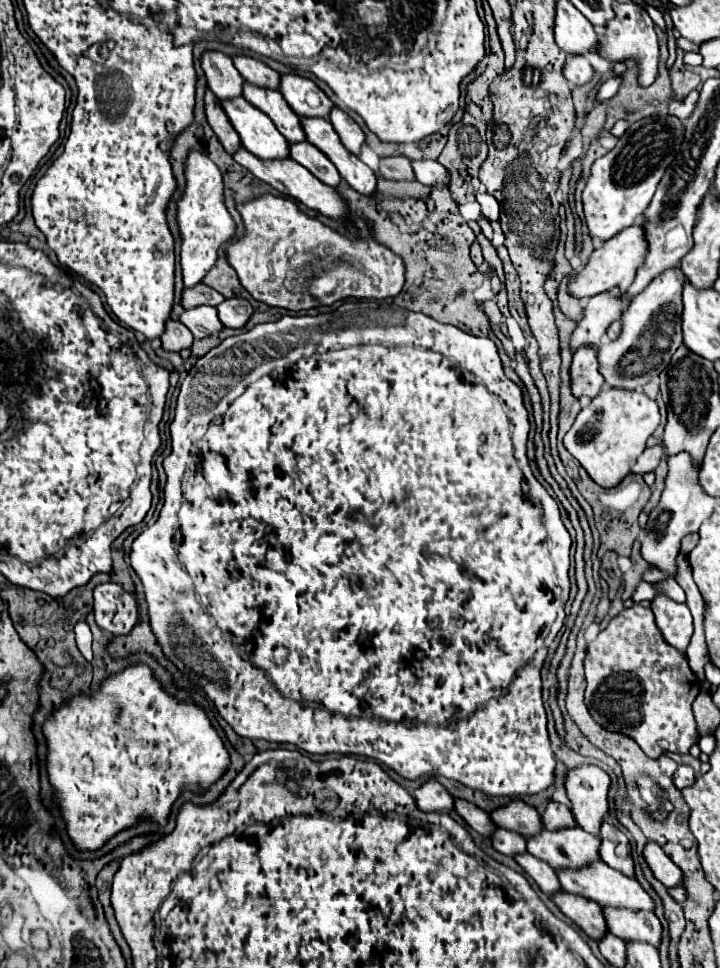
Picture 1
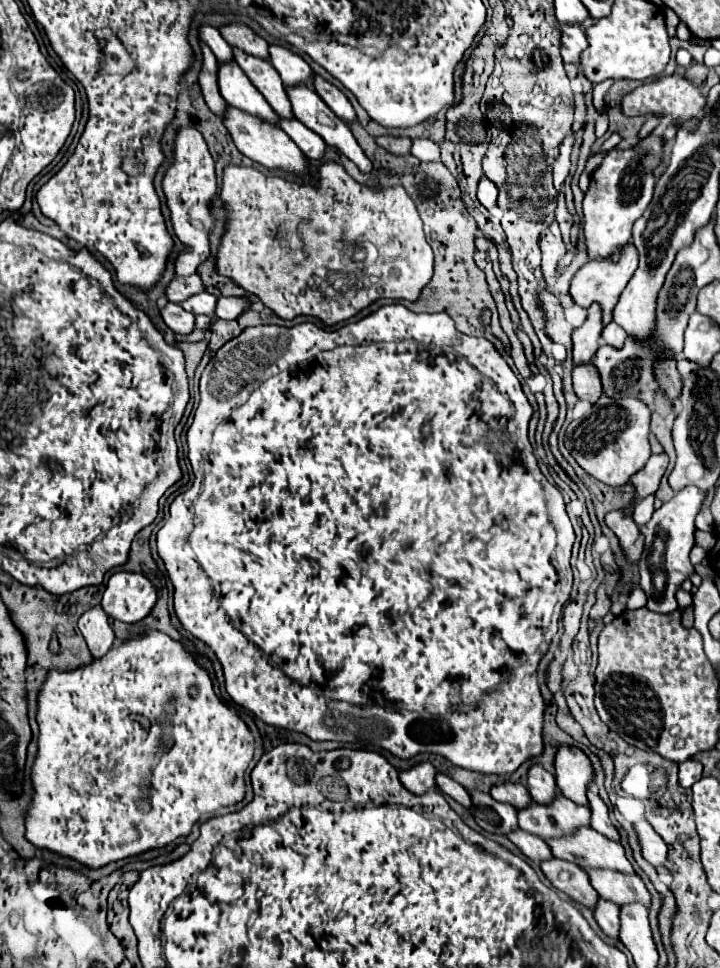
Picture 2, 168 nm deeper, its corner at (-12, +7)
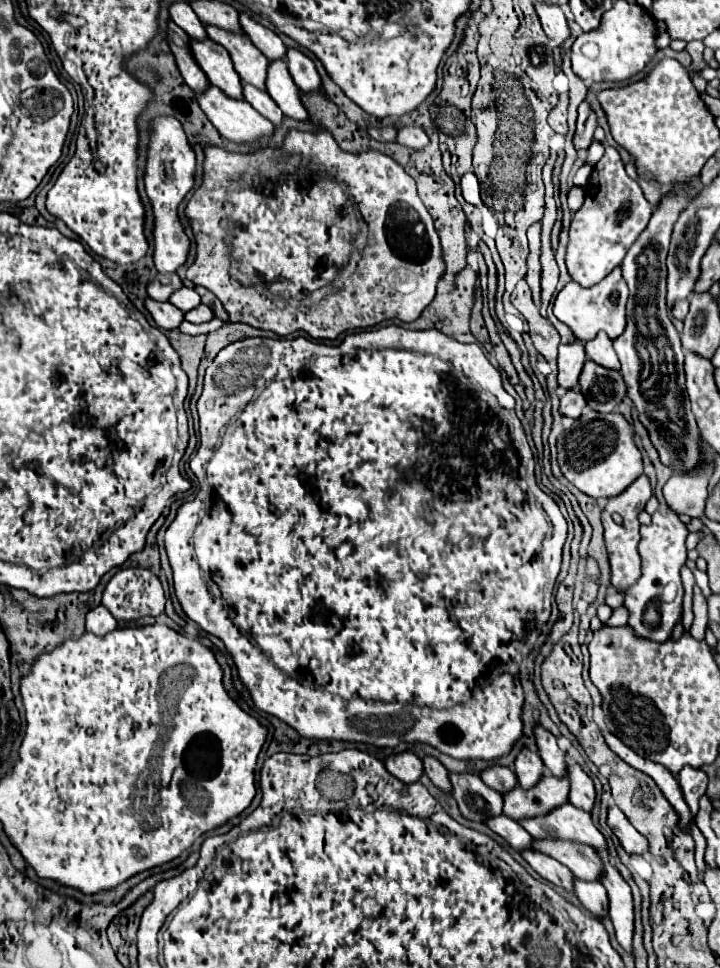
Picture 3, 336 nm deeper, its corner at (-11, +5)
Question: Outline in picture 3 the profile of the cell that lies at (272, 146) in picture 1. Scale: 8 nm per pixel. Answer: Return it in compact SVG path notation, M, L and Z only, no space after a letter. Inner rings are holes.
M191 39L191 51L199 67L211 81L211 85L219 87L225 95L231 95L231 99L243 99L243 81L239 79L231 63L231 57L221 45L217 45L211 39L205 41Z

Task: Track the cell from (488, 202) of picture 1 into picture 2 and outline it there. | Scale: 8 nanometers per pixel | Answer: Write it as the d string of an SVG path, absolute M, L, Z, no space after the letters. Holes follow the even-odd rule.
M482 177L482 181L478 181L478 189L476 189L476 197L478 197L478 201L482 201L482 205L486 207L486 209L490 209L490 207L496 207L496 197L498 197L498 189L496 189L496 185L492 183L492 181L488 181L486 177Z

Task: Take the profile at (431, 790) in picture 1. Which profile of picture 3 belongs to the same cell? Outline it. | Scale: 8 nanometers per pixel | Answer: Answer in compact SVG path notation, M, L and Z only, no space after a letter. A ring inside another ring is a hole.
M409 751L385 759L385 767L393 777L397 777L405 785L419 781L419 777L423 775L423 761Z

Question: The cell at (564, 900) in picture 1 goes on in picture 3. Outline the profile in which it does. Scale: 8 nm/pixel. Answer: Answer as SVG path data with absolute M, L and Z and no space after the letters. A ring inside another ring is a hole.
M525 851L525 853L521 853L525 859L527 859L527 863L543 877L543 879L547 879L549 883L553 883L553 885L557 885L557 887L563 887L565 891L569 891L569 893L573 893L575 891L575 875L565 867L565 865L561 865L559 861L555 861L555 859L551 859L549 855L543 855L543 853L539 853L539 851Z

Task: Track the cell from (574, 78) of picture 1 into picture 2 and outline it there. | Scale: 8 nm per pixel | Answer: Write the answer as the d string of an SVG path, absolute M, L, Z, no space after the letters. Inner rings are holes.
M562 25L560 31L560 55L564 59L564 63L574 63L578 65L580 53L588 47L586 35L582 31L582 27L578 25Z

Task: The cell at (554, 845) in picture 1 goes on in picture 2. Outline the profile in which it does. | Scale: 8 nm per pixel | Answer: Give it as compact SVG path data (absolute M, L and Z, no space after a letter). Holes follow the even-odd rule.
M556 793L556 801L552 801L552 805L534 803L518 809L518 827L542 839L568 835L580 825L590 825L590 809L568 801L562 793Z

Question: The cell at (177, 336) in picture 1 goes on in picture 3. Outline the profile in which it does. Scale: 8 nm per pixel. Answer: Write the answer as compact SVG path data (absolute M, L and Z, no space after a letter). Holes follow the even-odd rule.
M147 299L145 307L153 315L153 319L155 319L155 323L157 323L159 329L179 329L181 321L185 319L185 313L179 311L171 303L159 303L155 299Z

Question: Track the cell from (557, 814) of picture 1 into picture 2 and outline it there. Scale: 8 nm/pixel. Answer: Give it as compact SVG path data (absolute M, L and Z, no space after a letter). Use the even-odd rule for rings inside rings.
M538 763L530 765L530 769L528 769L526 787L528 787L528 793L530 793L532 801L536 801L536 803L548 805L556 795L556 779L554 779L554 775L548 773Z

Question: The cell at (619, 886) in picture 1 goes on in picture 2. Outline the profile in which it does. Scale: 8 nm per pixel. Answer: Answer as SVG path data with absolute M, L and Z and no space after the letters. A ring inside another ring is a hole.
M582 827L568 837L556 837L548 841L554 857L566 859L578 867L608 867L614 871L632 873L632 865L624 855L618 841L608 841L592 827Z

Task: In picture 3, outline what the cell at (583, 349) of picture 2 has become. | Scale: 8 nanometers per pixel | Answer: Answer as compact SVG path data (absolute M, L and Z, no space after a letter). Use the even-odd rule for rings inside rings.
M583 341L559 345L557 363L559 363L559 385L561 387L575 387L579 383L579 375L581 375L585 359L587 359L587 353L585 353Z

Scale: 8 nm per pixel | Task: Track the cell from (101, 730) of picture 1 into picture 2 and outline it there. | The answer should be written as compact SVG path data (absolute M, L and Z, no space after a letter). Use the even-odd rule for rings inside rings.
M150 631L120 645L112 645L104 657L92 659L92 663L80 665L74 671L50 671L38 691L36 721L38 721L38 753L30 773L34 791L32 803L24 811L26 839L38 849L48 849L60 857L74 859L88 869L100 869L112 861L138 857L150 849L166 847L180 837L188 837L200 815L212 813L220 807L234 805L242 801L246 795L244 773L250 765L250 759L254 757L254 737L244 719L236 713L236 709L226 707L218 699L208 671L196 663L196 659L186 651L182 641L176 641L166 633Z

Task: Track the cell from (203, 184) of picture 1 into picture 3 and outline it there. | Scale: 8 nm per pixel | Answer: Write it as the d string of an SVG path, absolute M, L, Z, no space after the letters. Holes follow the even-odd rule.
M157 117L151 123L149 159L145 169L145 189L155 213L155 267L159 273L175 273L189 257L191 241L177 215L177 207L195 185L195 151L187 141L183 125L173 117Z

